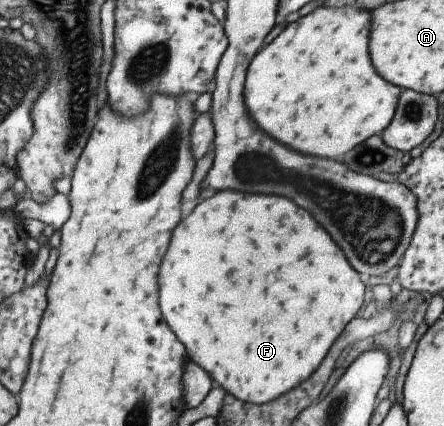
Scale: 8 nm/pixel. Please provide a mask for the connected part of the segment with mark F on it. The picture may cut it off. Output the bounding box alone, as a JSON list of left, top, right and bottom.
[158,191,364,405]

